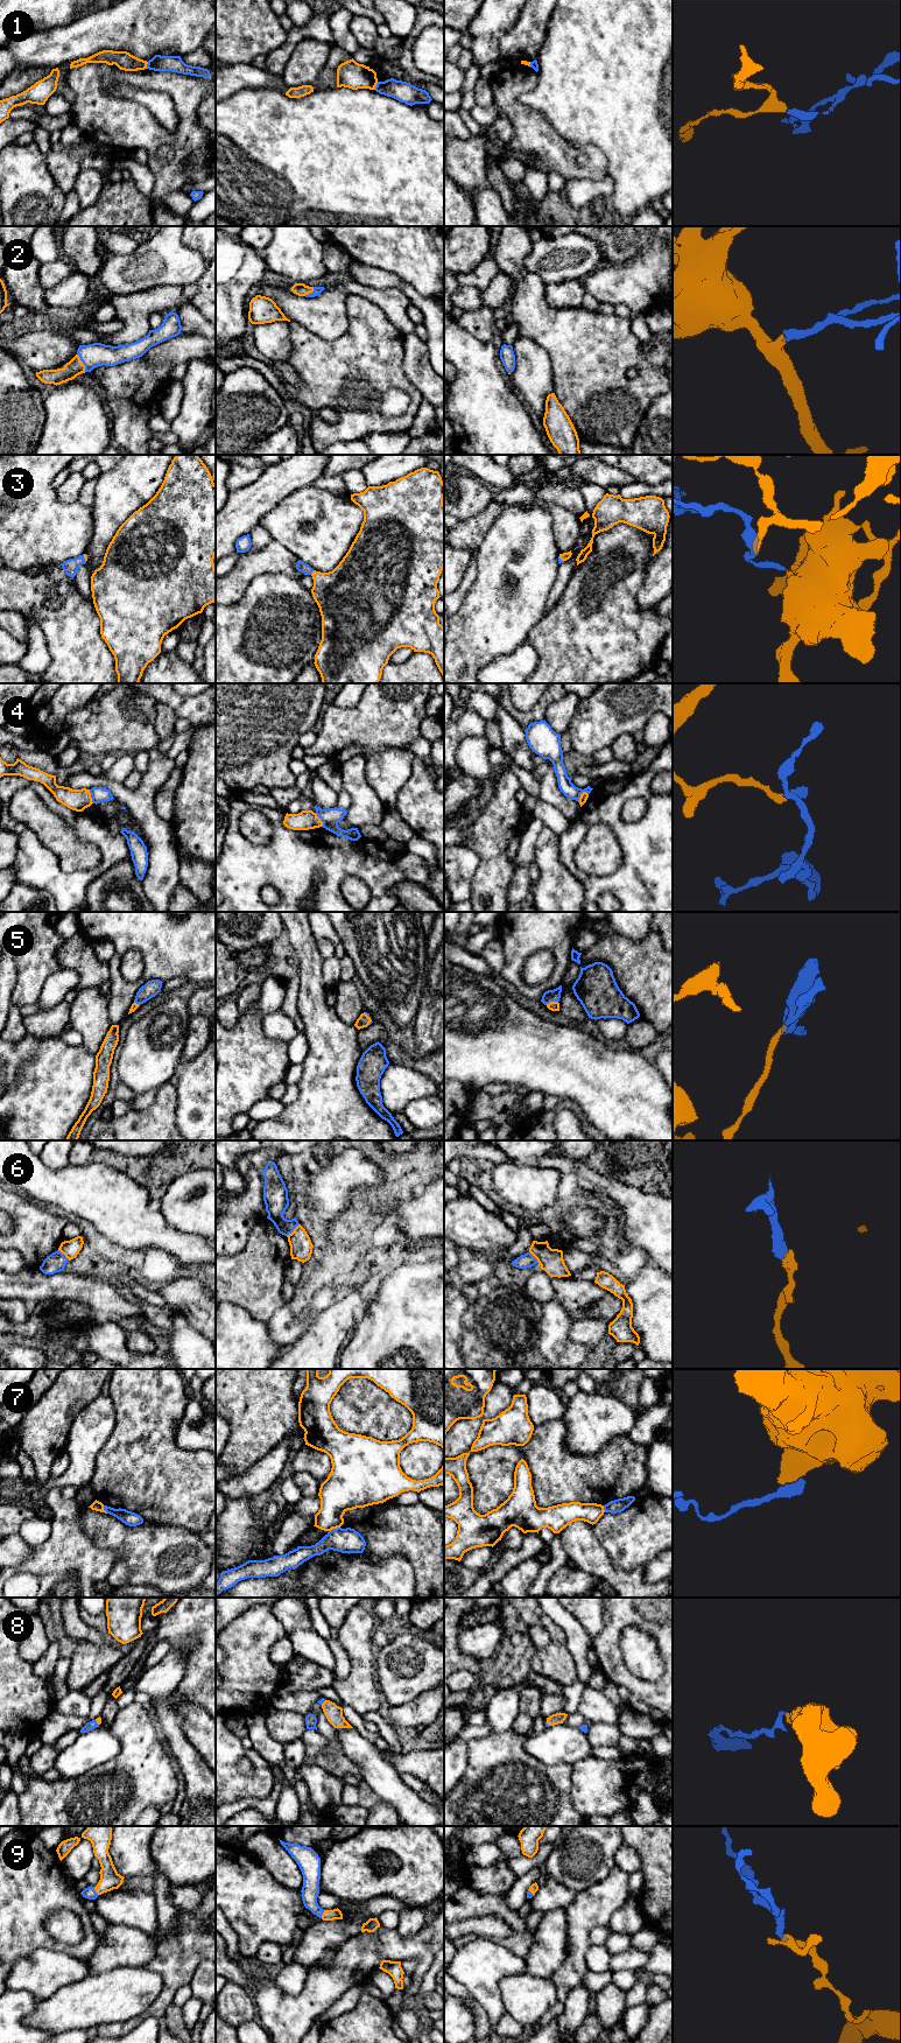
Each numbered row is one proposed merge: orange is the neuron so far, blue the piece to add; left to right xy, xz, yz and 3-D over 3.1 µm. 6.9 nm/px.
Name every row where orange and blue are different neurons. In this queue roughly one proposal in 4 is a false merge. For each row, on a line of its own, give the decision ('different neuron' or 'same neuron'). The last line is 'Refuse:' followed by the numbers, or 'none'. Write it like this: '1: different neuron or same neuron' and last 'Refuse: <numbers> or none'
1: different neuron
2: same neuron
3: same neuron
4: different neuron
5: same neuron
6: different neuron
7: different neuron
8: same neuron
9: same neuron
Refuse: 1, 4, 6, 7

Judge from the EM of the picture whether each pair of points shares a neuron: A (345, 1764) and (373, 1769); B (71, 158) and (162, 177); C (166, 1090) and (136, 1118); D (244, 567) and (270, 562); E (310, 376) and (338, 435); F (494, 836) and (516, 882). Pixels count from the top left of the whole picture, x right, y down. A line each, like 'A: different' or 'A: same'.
A: different
B: different
C: same
D: same
E: same
F: different

